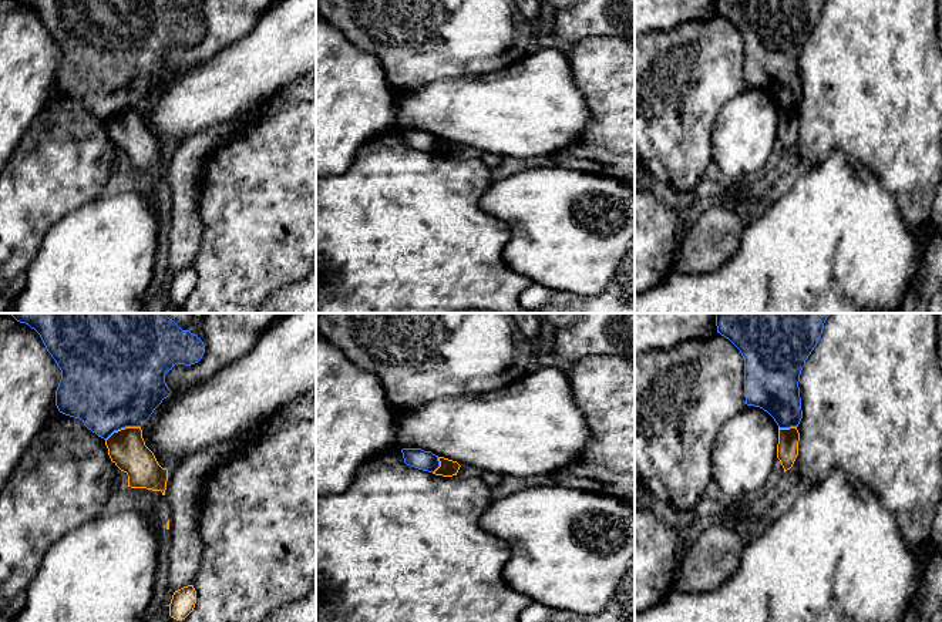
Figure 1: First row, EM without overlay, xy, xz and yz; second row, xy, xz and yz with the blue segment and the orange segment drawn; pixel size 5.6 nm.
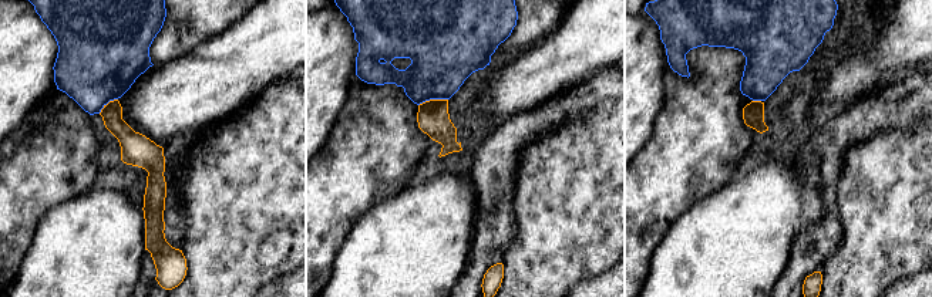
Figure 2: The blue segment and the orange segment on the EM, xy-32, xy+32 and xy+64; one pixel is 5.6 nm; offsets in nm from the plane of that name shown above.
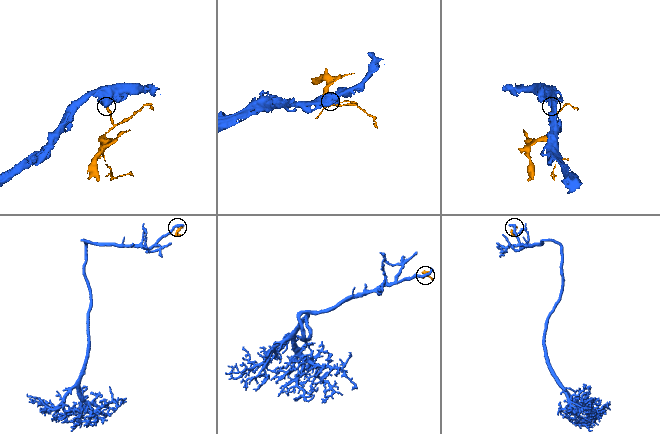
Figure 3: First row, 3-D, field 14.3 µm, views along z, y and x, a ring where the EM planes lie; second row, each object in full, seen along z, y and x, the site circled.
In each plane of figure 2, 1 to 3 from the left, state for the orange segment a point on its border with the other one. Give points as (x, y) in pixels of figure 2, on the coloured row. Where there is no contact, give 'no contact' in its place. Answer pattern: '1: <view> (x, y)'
1: xy-32 (107, 103)
2: xy+32 (433, 98)
3: xy+64 (757, 100)

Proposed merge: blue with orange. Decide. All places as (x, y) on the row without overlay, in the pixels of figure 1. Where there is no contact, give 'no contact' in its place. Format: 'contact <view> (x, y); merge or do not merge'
contact xy (123, 108); do not merge

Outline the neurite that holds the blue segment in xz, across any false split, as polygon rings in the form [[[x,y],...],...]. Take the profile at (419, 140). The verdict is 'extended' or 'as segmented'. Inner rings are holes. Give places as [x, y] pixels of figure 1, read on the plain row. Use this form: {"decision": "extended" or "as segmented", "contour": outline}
{"decision": "as segmented", "contour": [[[403,130],[404,144],[410,148],[434,154],[440,148],[438,137],[421,130]]]}

